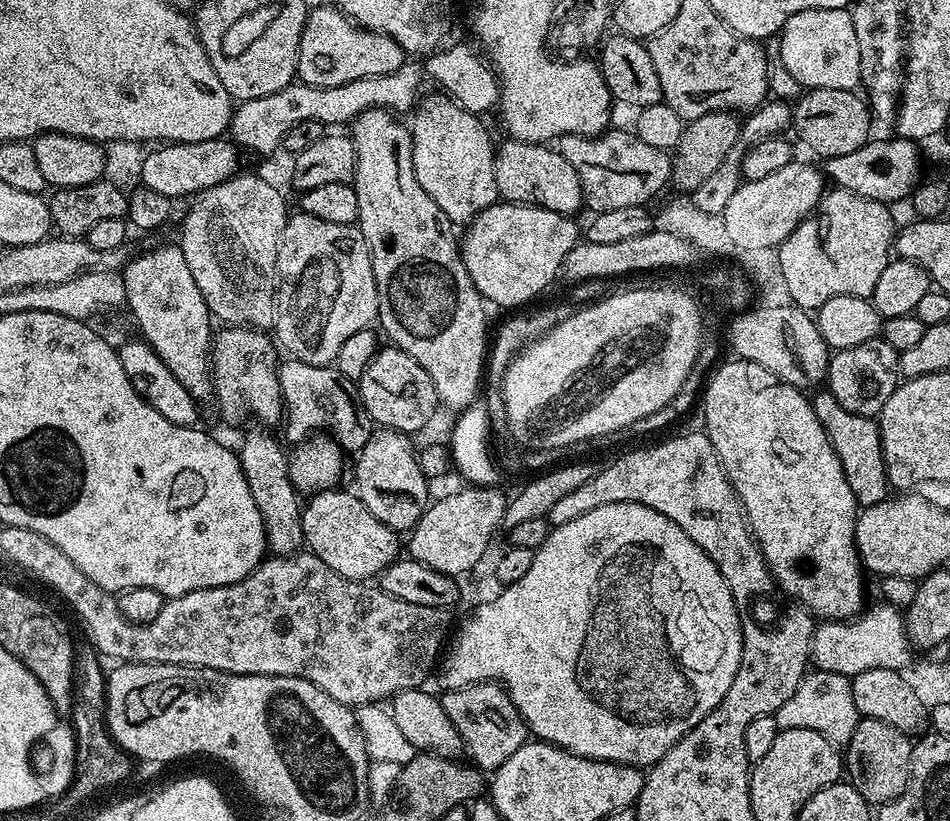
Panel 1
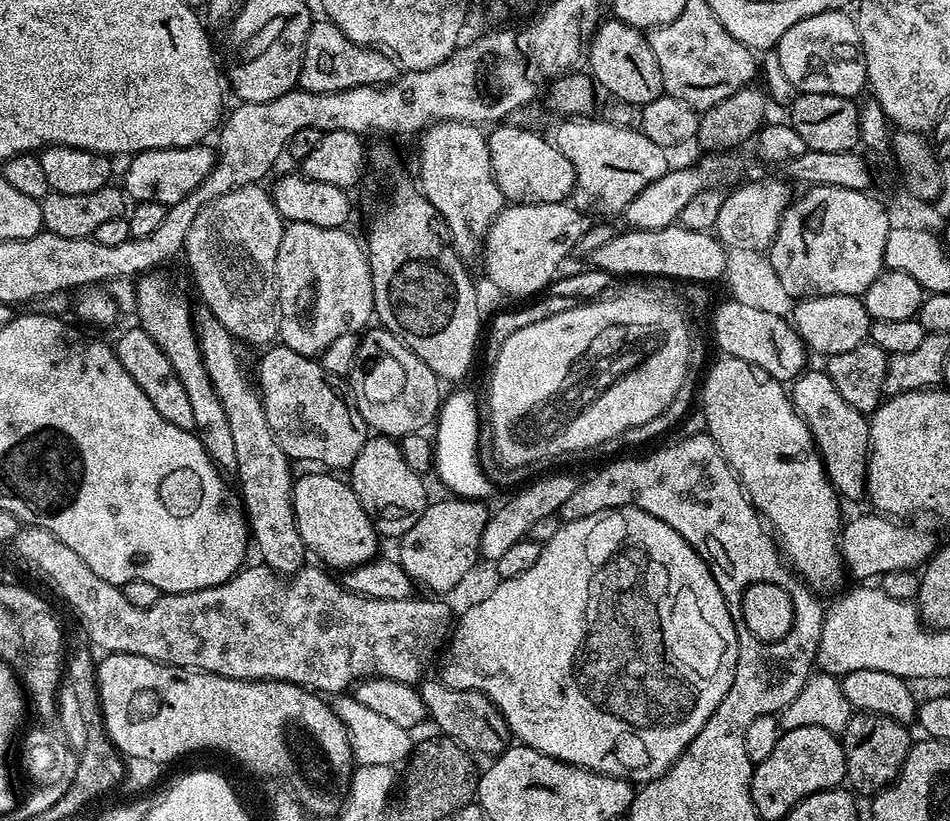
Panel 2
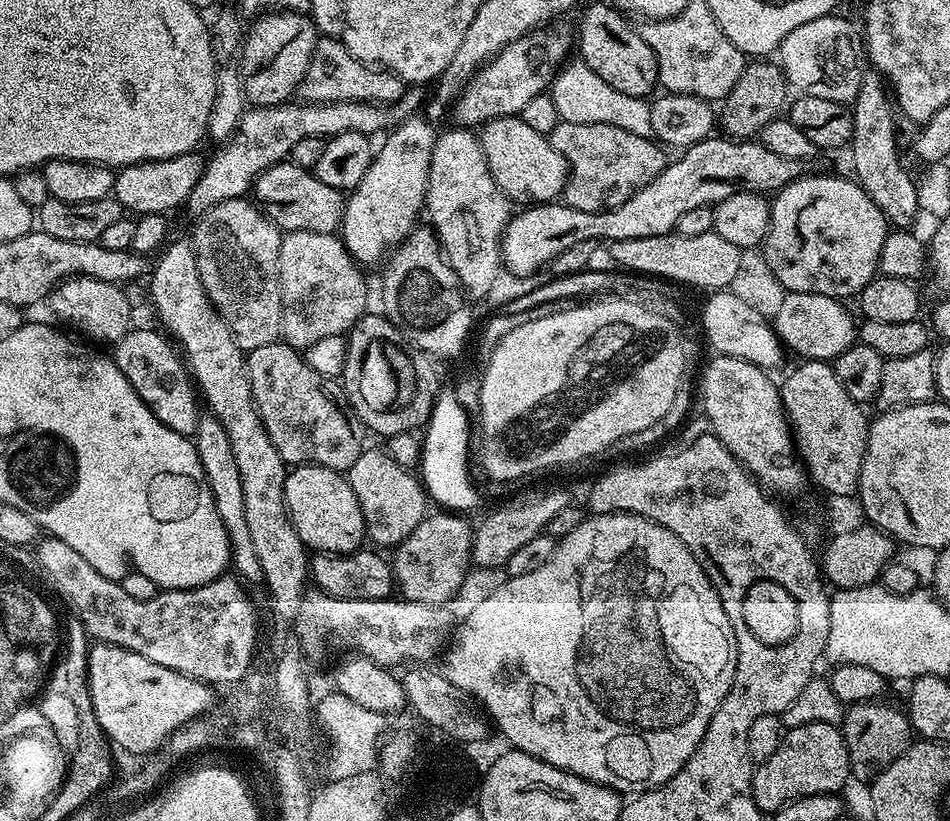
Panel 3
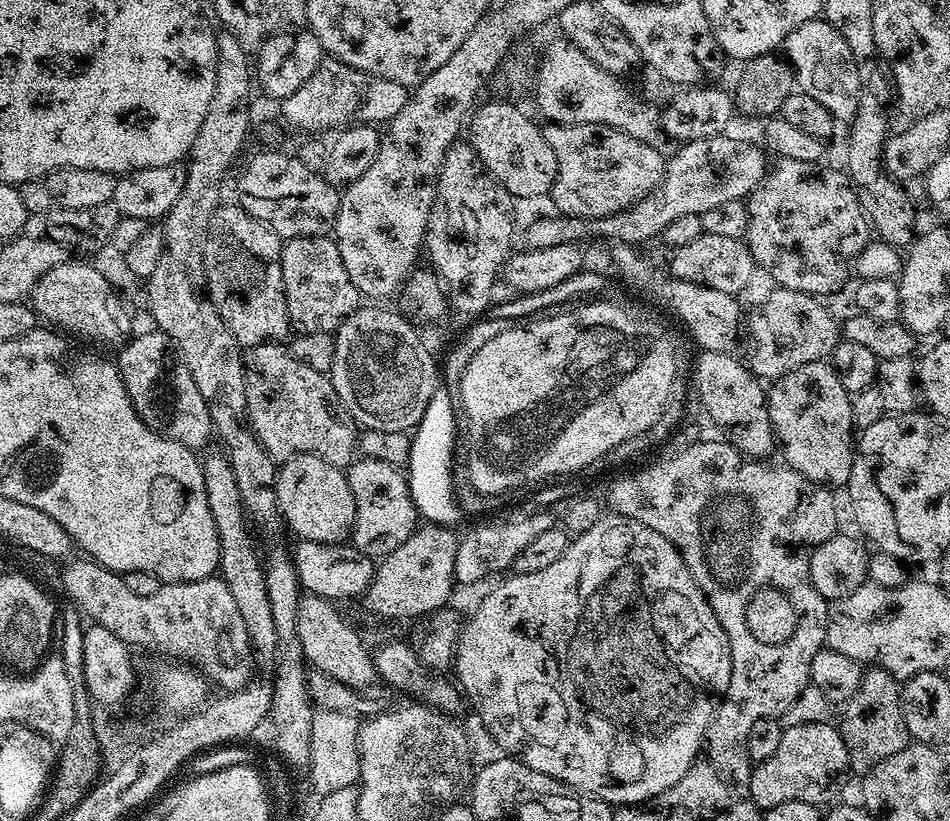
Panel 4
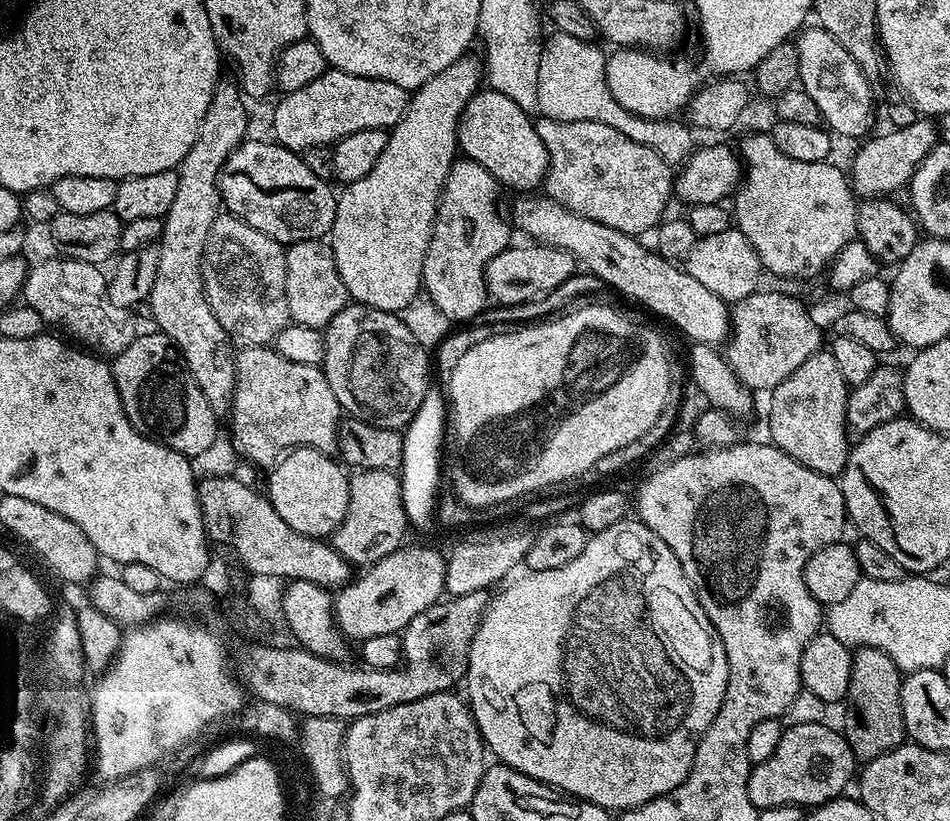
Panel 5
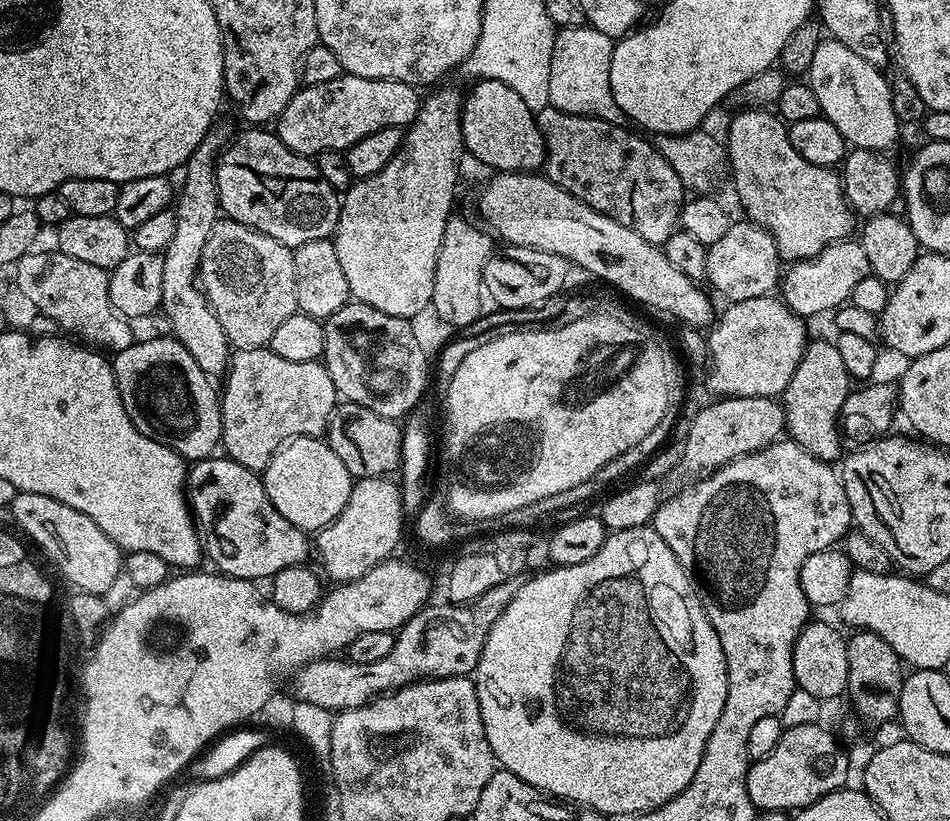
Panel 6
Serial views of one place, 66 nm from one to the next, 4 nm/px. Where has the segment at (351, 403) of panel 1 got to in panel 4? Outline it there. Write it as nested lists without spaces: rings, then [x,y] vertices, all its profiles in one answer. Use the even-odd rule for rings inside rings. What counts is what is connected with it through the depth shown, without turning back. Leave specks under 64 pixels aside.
[[[283,343],[259,344],[243,353],[244,377],[246,378],[246,410],[248,426],[256,441],[270,453],[273,460],[283,462],[291,456],[314,454],[334,466],[347,469],[358,456],[358,424],[348,412],[328,374],[305,366],[292,356]]]

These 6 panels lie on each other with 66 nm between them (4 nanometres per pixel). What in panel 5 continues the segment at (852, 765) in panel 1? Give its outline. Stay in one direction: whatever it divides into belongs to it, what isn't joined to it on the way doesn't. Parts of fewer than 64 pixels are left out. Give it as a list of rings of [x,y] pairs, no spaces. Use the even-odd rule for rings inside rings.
[[[858,648],[852,652],[852,673],[846,697],[846,704],[852,707],[852,717],[848,720],[846,735],[857,761],[873,760],[905,743],[901,679],[900,668],[890,654],[877,648]]]

